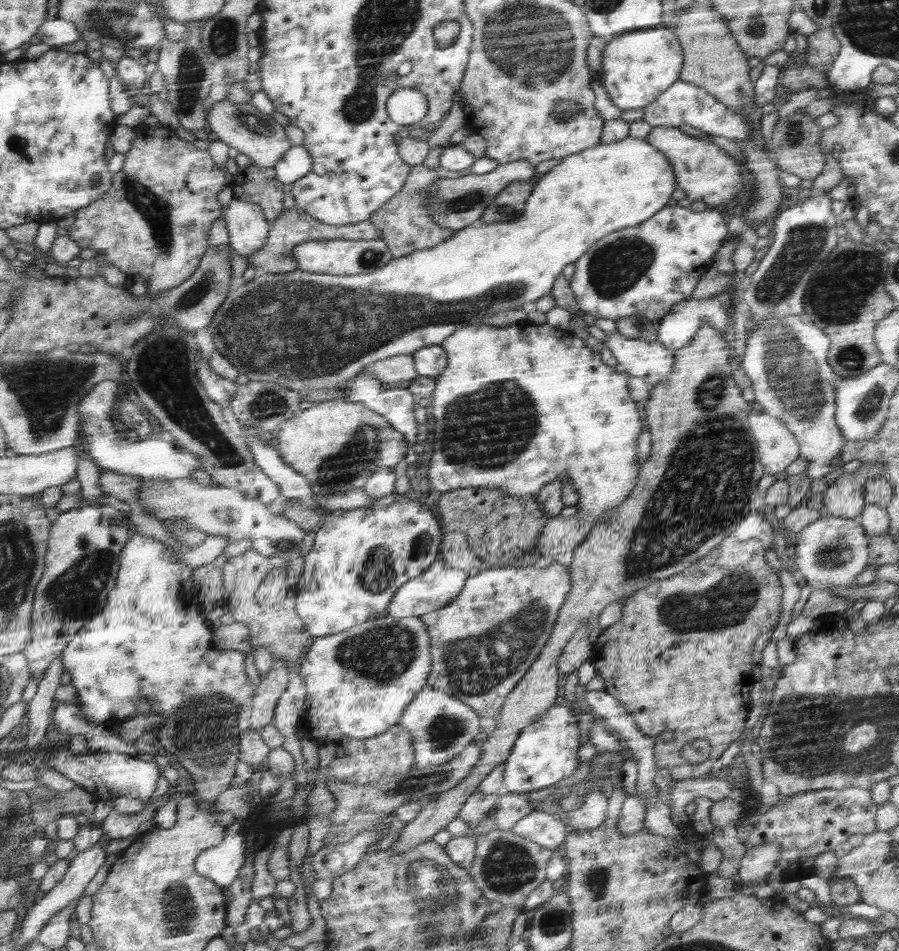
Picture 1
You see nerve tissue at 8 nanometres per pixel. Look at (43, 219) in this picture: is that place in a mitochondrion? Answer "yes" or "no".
no

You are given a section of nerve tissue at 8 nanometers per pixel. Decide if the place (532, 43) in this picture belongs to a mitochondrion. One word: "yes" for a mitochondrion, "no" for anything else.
yes

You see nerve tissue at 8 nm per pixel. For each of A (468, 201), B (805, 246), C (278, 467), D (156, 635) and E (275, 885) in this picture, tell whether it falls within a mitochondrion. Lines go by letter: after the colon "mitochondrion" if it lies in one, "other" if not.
A: mitochondrion
B: mitochondrion
C: other
D: other
E: other

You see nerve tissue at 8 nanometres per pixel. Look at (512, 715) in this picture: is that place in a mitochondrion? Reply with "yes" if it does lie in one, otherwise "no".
no

